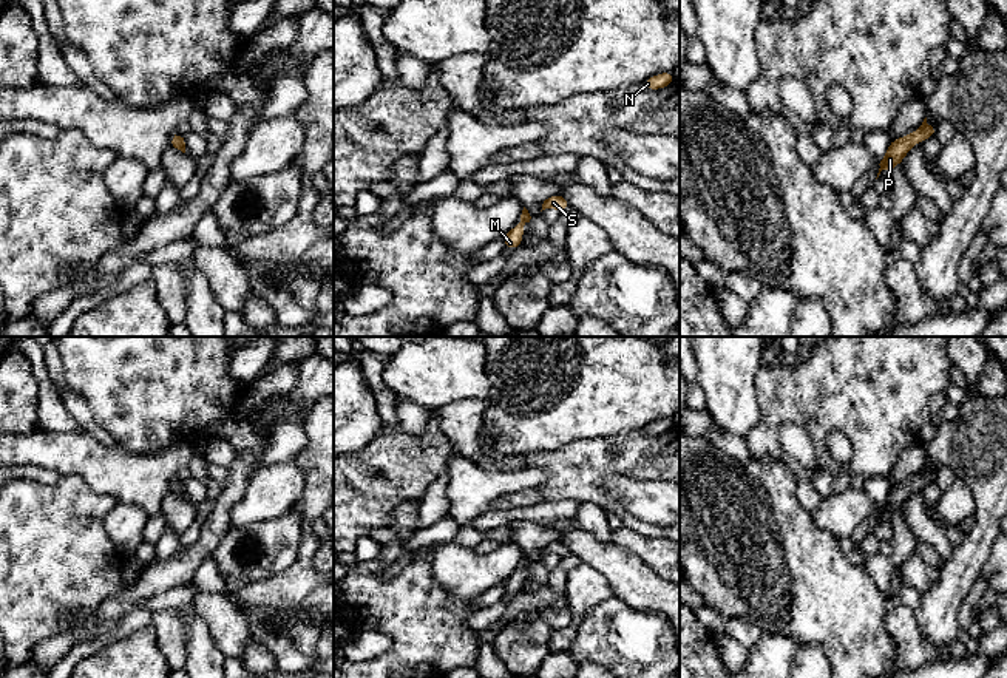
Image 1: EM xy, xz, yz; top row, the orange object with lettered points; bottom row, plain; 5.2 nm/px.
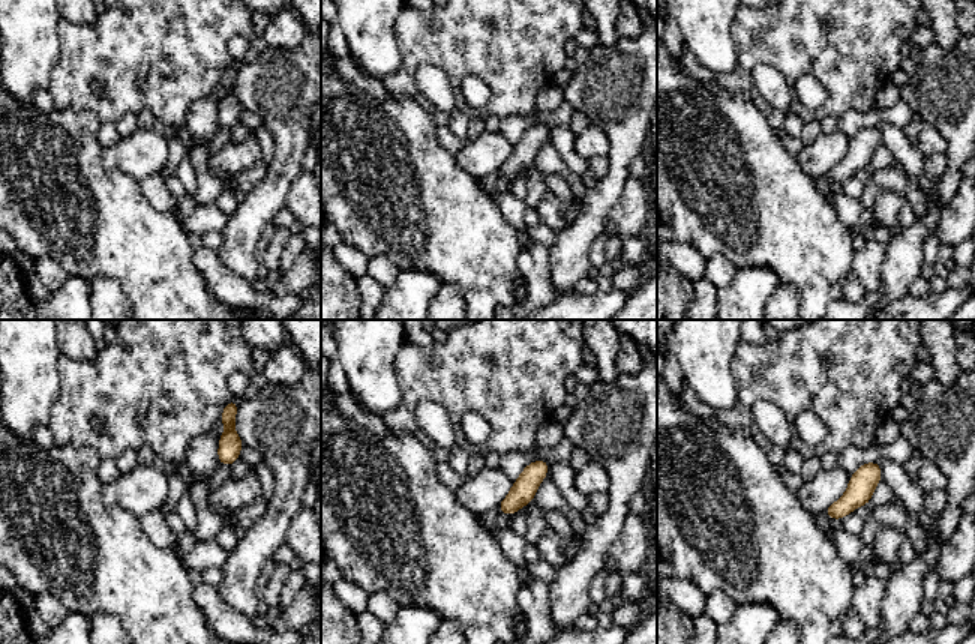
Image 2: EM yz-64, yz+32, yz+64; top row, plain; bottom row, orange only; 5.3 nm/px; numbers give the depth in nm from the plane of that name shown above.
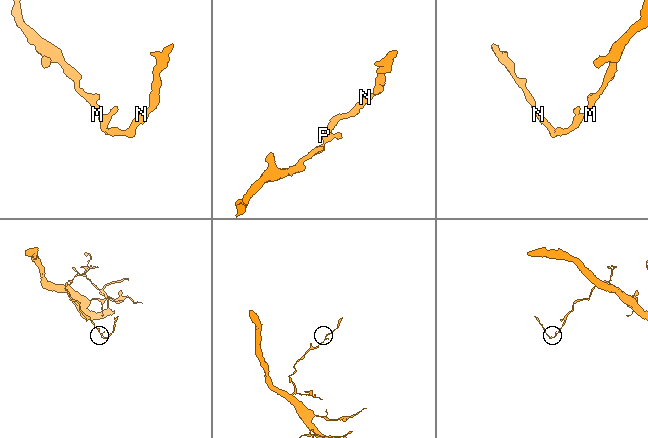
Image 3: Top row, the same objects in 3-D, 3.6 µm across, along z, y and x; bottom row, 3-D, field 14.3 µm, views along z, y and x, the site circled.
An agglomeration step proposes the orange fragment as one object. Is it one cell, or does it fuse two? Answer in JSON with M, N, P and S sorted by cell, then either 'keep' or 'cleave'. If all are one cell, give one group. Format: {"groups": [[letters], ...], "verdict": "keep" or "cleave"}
{"groups": [["M", "N", "P", "S"]], "verdict": "keep"}

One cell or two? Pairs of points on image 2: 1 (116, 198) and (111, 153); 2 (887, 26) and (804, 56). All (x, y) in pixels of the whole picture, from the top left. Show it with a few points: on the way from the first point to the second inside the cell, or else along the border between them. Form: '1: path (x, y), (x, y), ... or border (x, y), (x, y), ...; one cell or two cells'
1: border (101, 149), (105, 165), (122, 170), (138, 182); two cells
2: path (866, 26), (833, 30), (825, 36); one cell

